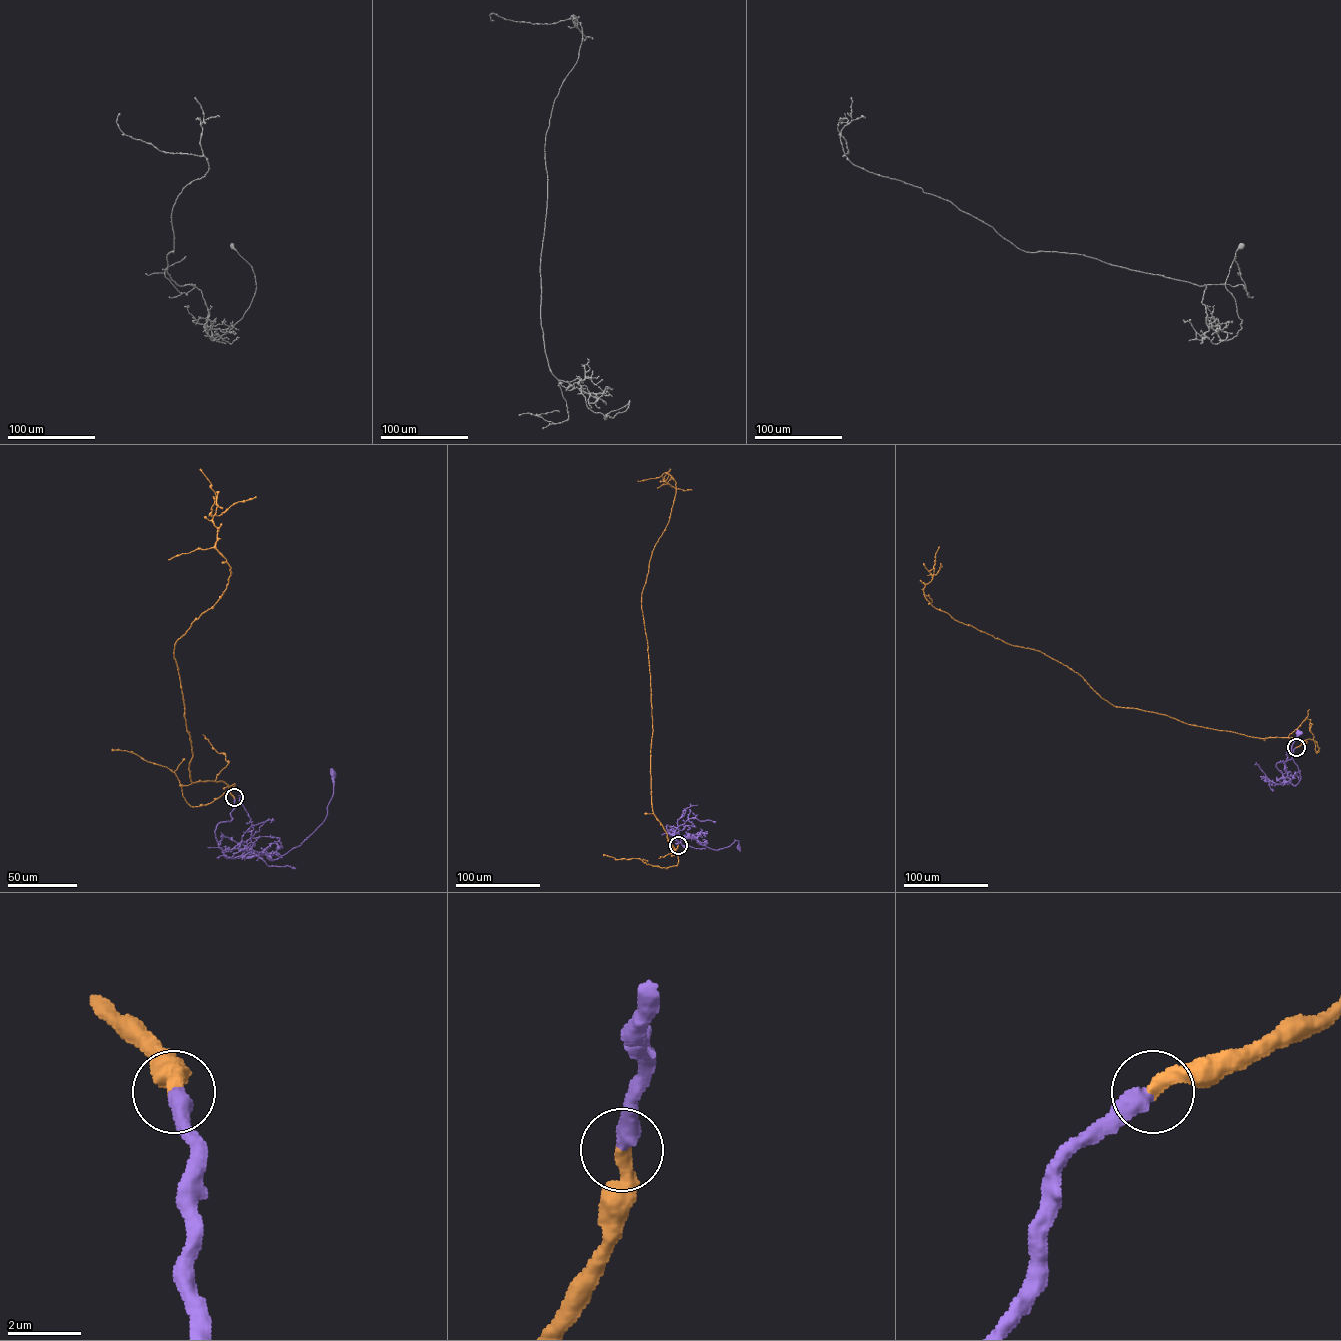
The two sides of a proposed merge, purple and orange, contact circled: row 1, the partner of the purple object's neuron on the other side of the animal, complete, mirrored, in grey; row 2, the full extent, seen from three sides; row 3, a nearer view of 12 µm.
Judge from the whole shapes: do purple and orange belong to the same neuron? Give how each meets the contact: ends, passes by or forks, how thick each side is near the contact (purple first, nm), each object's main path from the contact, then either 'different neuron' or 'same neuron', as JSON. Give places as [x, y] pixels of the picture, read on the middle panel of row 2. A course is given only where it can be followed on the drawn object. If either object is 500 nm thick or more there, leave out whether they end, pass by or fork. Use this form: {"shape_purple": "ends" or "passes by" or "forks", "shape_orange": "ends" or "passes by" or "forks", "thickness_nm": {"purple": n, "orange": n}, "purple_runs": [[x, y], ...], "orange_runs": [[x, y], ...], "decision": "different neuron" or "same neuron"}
{"shape_purple": "ends", "shape_orange": "ends", "thickness_nm": {"purple": 480, "orange": 420}, "purple_runs": [[678, 845], [675, 830], [667, 825], [674, 836], [695, 836], [713, 849], [729, 846], [735, 840], [737, 847]], "orange_runs": [[678, 845], [675, 851], [650, 793], [642, 593], [676, 482], [667, 472], [667, 483], [657, 488]], "decision": "same neuron"}

